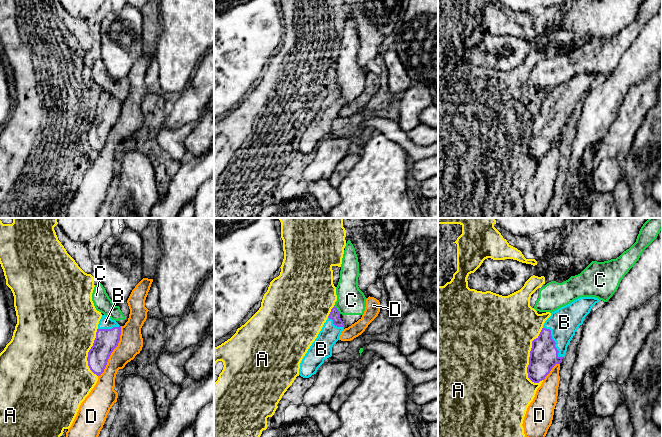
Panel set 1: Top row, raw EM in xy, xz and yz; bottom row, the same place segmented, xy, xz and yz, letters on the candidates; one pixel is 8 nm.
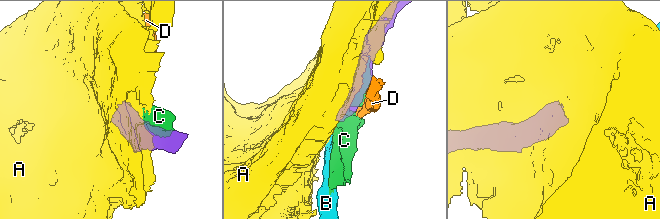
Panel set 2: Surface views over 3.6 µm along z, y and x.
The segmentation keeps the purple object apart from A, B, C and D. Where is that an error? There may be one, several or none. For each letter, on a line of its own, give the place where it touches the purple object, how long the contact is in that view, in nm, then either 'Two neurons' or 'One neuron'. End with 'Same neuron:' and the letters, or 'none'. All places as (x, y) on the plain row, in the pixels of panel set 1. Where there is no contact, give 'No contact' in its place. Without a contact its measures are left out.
A: Touches purple at yz (530, 131). Shared border 460 nm. Two neurons
B: Touches purple at yz (554, 118). Shared border 300 nm. One neuron
C: Touches purple at xz (337, 85). Shared border 90 nm. Two neurons
D: Touches purple at xy (112, 127). Shared border 440 nm. Two neurons
Same neuron: B

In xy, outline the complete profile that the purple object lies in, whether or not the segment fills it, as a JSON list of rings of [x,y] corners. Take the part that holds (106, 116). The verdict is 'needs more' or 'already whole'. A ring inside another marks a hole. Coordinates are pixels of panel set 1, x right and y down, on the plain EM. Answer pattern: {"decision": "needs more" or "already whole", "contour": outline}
{"decision": "needs more", "contour": [[[102,91],[87,133],[90,146],[97,152],[104,148],[111,129],[118,122],[120,111],[121,102],[110,93]]]}

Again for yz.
{"decision": "needs more", "contour": [[[580,73],[551,89],[539,112],[532,117],[527,143],[532,158],[544,156],[552,144],[561,139],[575,108],[599,77],[595,73]]]}

